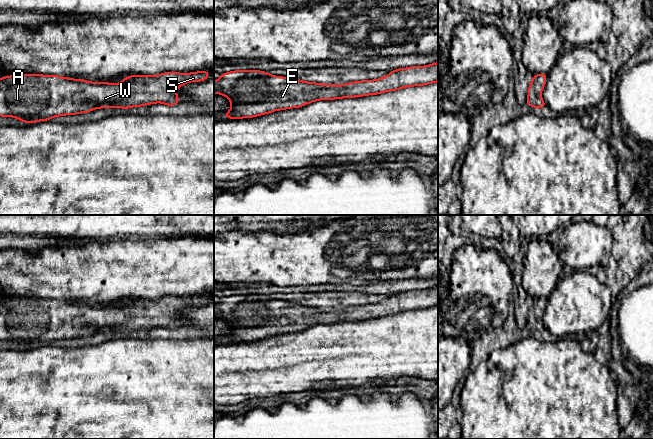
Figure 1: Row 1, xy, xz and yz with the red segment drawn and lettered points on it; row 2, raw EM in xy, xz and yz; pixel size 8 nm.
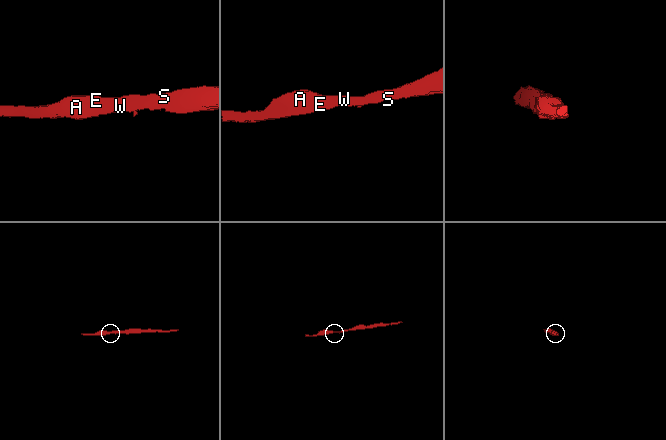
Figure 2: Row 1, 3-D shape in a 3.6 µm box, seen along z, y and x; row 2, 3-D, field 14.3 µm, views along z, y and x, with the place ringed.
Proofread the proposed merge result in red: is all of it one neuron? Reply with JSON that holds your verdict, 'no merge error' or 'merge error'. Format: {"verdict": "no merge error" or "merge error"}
{"verdict": "no merge error"}

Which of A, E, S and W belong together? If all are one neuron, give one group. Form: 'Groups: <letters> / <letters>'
Groups: A E S W

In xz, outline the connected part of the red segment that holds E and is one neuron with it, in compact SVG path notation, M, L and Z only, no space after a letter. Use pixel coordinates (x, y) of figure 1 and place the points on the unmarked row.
M438 286L391 295L376 304L342 309L320 308L273 300L260 294L224 296L214 305L214 317L230 324L232 332L223 342L253 342L277 334L299 332L317 324L362 321L396 315L404 311L438 306Z

